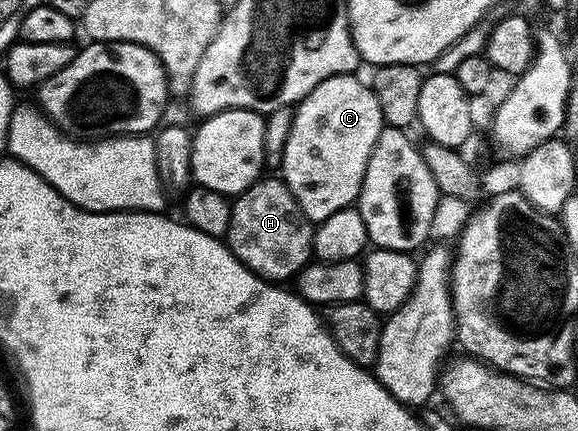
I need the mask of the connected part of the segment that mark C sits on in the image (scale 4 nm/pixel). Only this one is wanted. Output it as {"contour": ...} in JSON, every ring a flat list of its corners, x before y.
{"contour":[[359,76,329,77,301,98,293,115,291,135,285,144,280,172,283,174,285,186,289,188,305,216,313,223,326,221,331,215,335,215,335,211,350,208,360,197,367,163,383,128,377,96,366,82,364,85,357,77]]}

